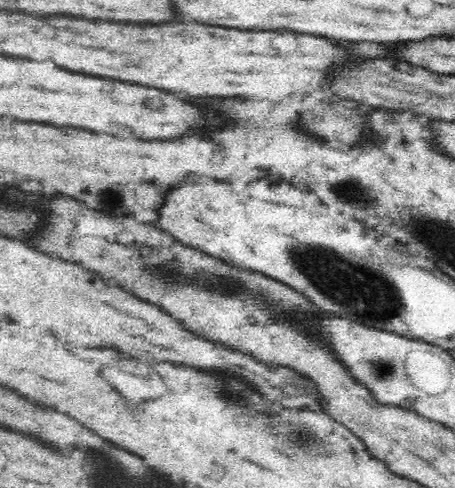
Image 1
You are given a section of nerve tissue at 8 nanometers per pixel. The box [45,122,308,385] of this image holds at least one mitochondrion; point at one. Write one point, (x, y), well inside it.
(112, 200)

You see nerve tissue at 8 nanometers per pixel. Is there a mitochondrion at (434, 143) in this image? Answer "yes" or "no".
no

